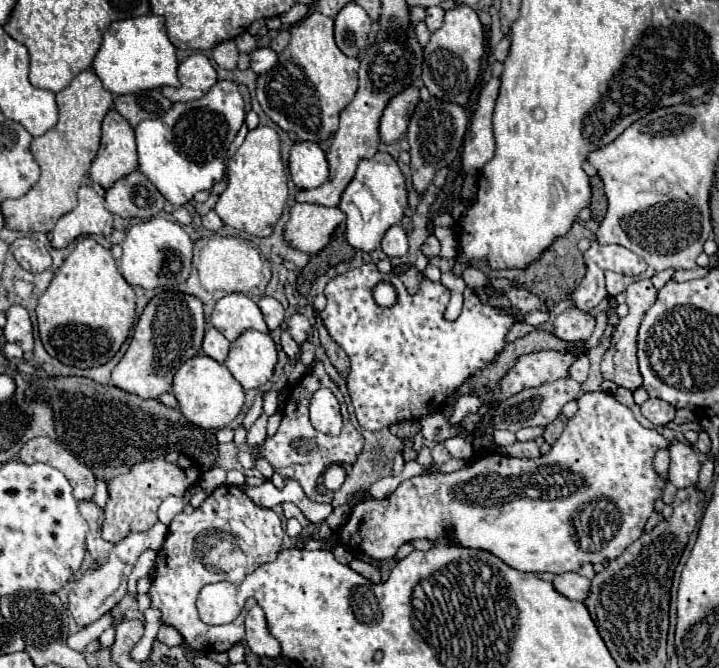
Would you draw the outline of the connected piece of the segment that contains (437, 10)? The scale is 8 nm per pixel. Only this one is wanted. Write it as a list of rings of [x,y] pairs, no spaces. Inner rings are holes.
[[[428,7],[426,9],[424,23],[426,23],[426,27],[428,27],[430,33],[434,33],[442,25],[442,21],[444,21],[444,9],[442,7]]]

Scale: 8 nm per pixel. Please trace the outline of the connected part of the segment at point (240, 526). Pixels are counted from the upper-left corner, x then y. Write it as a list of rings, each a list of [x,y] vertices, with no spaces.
[[[222,485],[212,491],[206,501],[188,513],[178,513],[170,527],[166,541],[156,557],[156,571],[148,591],[152,607],[162,613],[162,623],[172,625],[192,649],[228,651],[244,639],[244,617],[236,617],[228,625],[206,625],[196,611],[198,591],[216,581],[242,581],[260,565],[274,561],[282,545],[282,521],[272,509],[262,509],[248,499],[248,495],[234,487]]]

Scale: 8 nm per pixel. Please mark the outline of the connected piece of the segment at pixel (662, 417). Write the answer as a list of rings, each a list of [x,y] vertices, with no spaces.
[[[648,399],[642,405],[642,415],[654,425],[668,425],[672,423],[676,409],[670,403],[664,403],[662,399]]]

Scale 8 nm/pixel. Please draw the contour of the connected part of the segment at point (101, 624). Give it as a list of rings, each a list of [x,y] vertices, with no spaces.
[[[110,613],[102,615],[96,623],[88,625],[86,629],[82,629],[82,631],[78,631],[78,633],[74,633],[74,635],[70,635],[70,637],[68,637],[68,645],[70,645],[72,649],[76,649],[76,651],[82,651],[90,641],[94,641],[96,637],[100,637],[100,635],[112,625],[112,621],[114,621],[114,617],[112,617]]]

